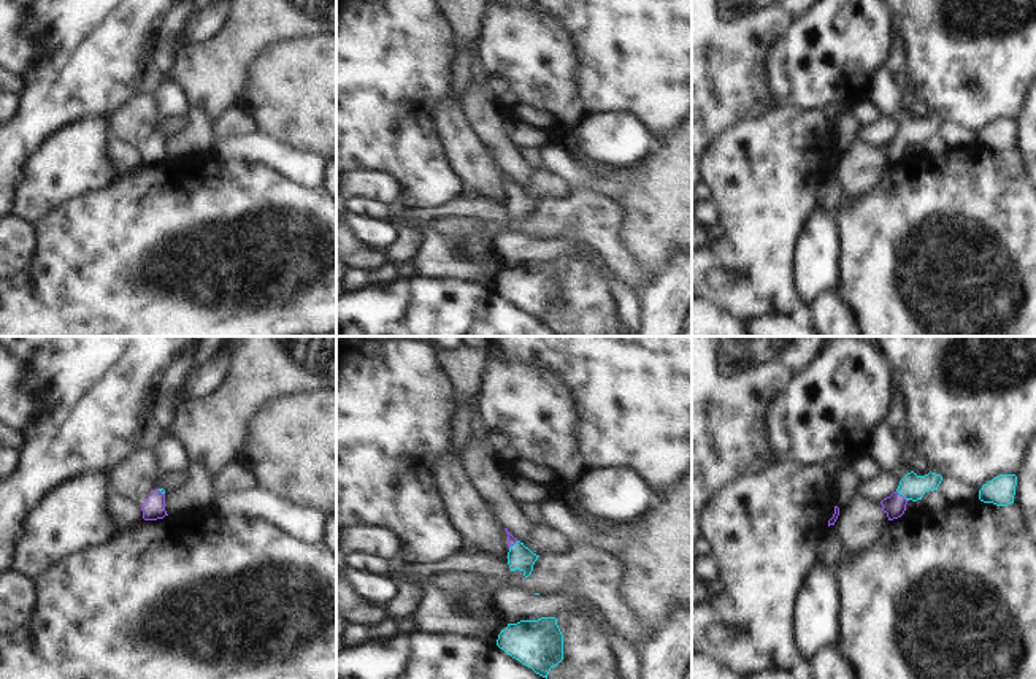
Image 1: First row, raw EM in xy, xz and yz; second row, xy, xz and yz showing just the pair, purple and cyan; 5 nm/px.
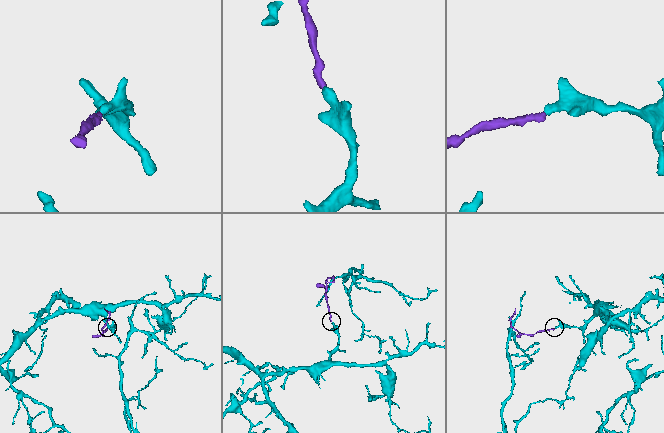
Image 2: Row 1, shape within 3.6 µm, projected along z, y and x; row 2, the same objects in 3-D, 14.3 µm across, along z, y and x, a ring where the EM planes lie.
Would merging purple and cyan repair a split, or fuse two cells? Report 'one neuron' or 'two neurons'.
one neuron

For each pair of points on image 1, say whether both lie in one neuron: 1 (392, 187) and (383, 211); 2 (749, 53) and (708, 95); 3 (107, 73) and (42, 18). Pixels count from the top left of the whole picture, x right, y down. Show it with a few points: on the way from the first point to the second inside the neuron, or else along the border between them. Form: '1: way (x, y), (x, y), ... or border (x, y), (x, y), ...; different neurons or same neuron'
1: border (353, 197), (370, 197), (399, 207); different neurons
2: way (738, 64), (717, 84); same neuron
3: way (91, 57), (57, 24); same neuron

